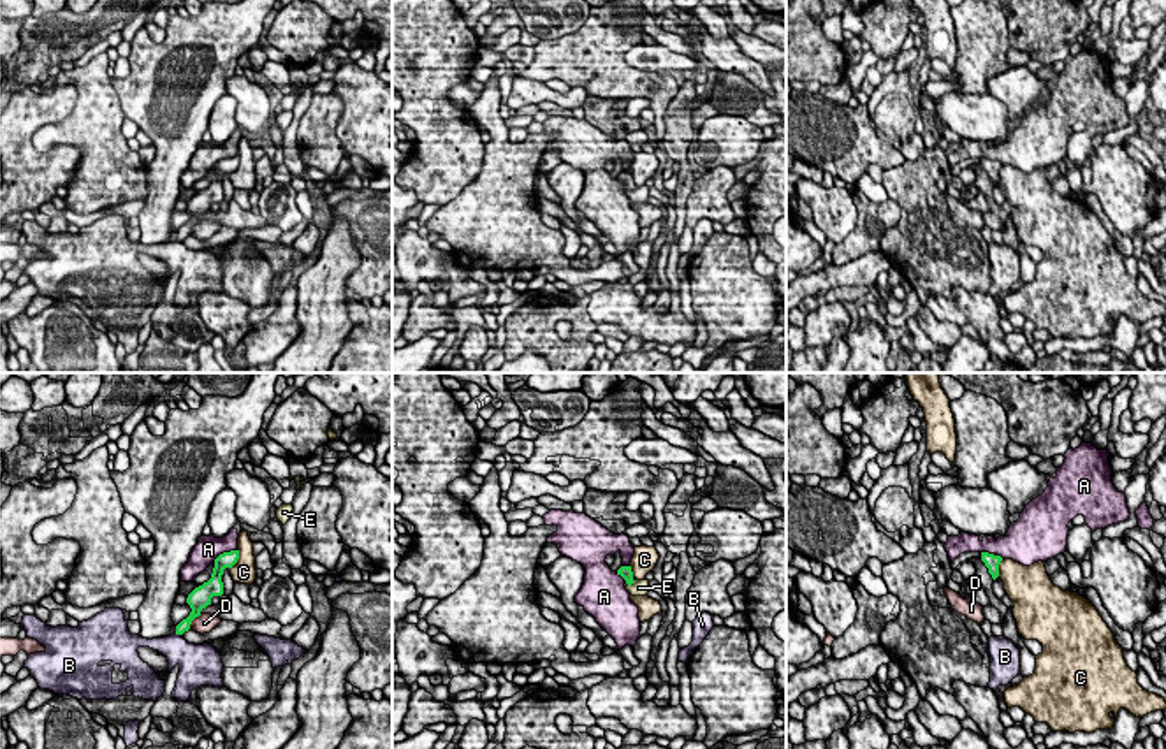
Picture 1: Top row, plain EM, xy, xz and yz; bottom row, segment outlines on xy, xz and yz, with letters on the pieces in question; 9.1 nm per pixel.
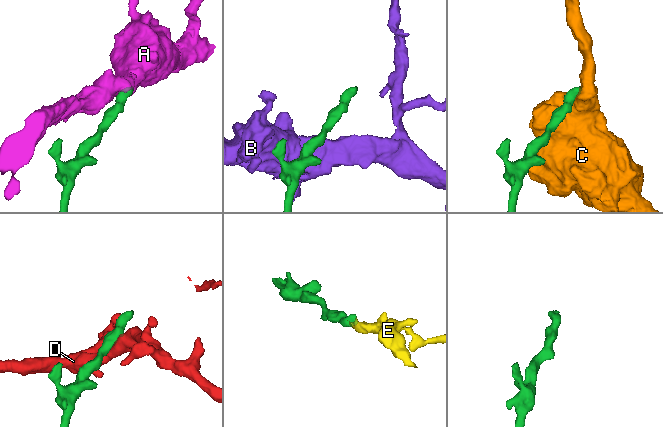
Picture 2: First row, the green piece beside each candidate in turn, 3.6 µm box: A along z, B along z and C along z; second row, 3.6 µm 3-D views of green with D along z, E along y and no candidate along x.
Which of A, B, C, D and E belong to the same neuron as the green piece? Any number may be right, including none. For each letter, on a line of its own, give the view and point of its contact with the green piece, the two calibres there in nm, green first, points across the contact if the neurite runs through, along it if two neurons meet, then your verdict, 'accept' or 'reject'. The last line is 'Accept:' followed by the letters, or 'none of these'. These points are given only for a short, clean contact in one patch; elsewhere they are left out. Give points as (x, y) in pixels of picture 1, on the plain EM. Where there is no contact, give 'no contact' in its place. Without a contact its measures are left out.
A: meets green in xy at (224, 159); 160 nm thick on the green side, 220 nm on the other; border along xy (234, 155), (224, 157), (213, 166); reject
B: meets green in xy at (178, 239); 100 nm thick on the green side, 240 nm on the other; reject
C: meets green in xy at (238, 164); 160 nm thick on the green side, 220 nm on the other; border along xy (240, 157), (240, 164), (229, 174); reject
D: meets green in xy at (192, 225); 200 nm thick on the green side, 180 nm on the other; border along xy (201, 220), (189, 234); reject
E: meets green in xz at (630, 190); 120 nm thick on the green side, 160 nm on the other; runs through xz (625, 178), (630, 190), (639, 194); accept
Accept: E

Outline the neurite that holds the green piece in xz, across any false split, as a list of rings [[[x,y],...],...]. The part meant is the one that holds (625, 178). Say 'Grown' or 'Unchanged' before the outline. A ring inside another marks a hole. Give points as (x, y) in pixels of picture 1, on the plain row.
Grown. [[[621,172],[617,181],[624,185],[624,193],[631,202],[647,202],[649,199],[649,186],[637,186],[633,183],[631,172]]]

